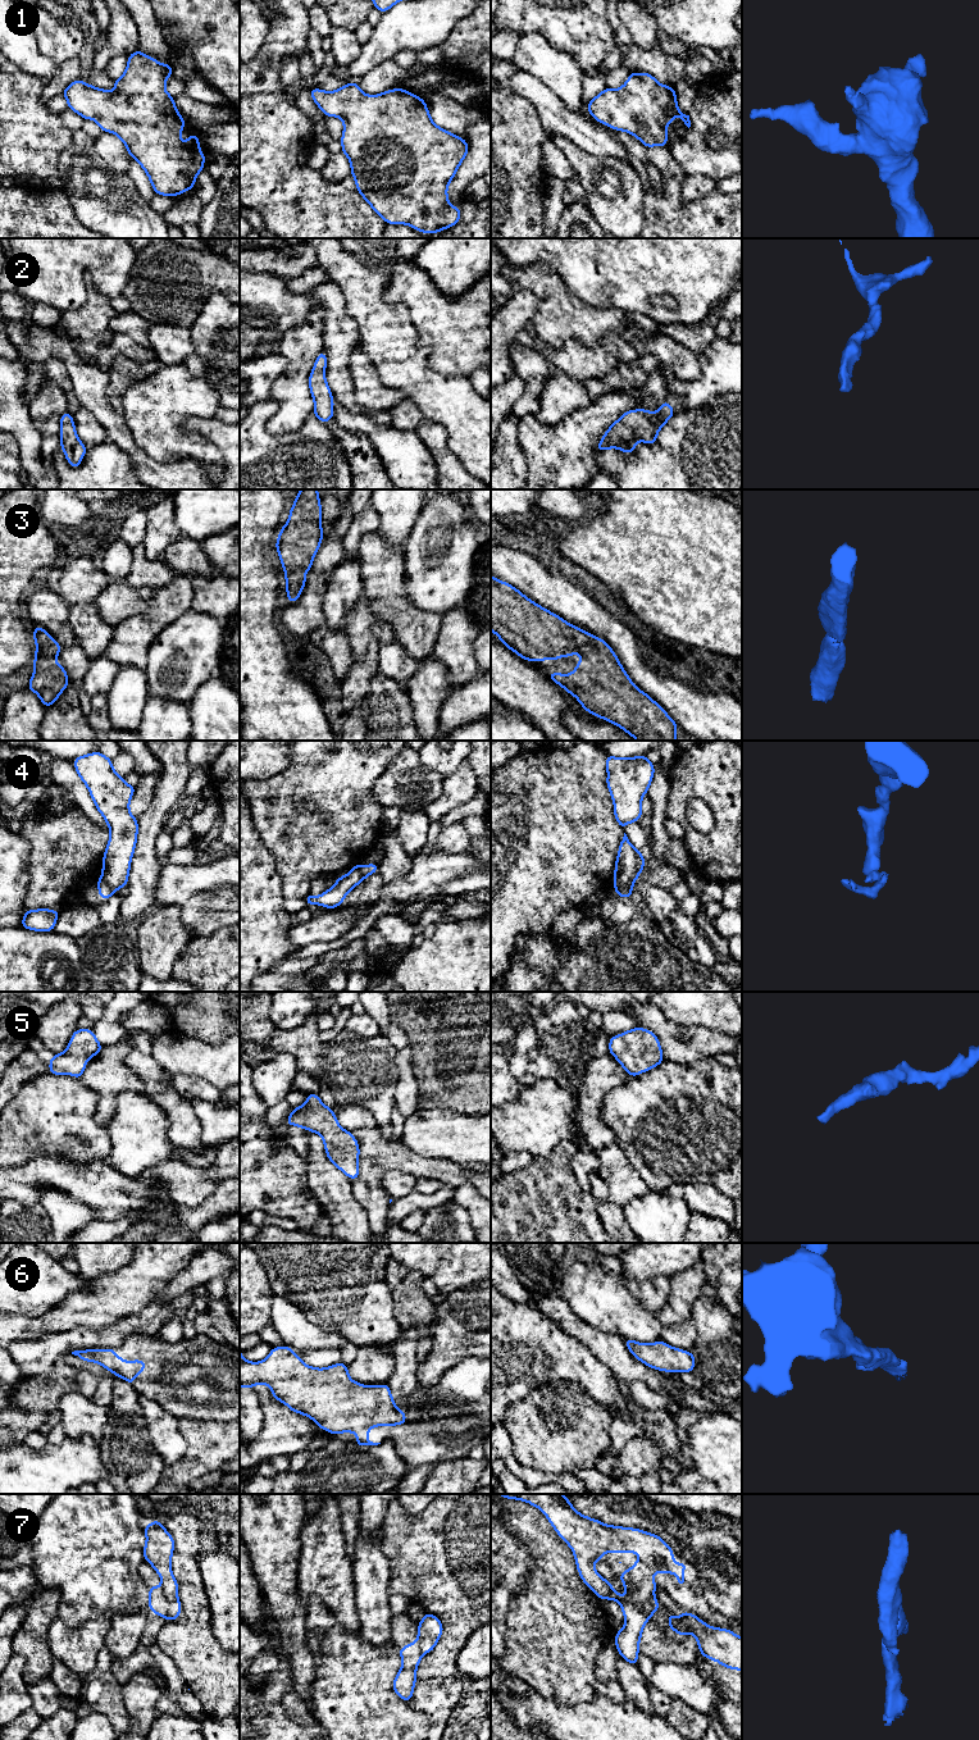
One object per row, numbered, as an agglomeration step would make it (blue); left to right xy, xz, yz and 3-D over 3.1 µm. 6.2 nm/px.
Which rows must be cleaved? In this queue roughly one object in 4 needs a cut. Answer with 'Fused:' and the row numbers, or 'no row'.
Fused: 4, 7

